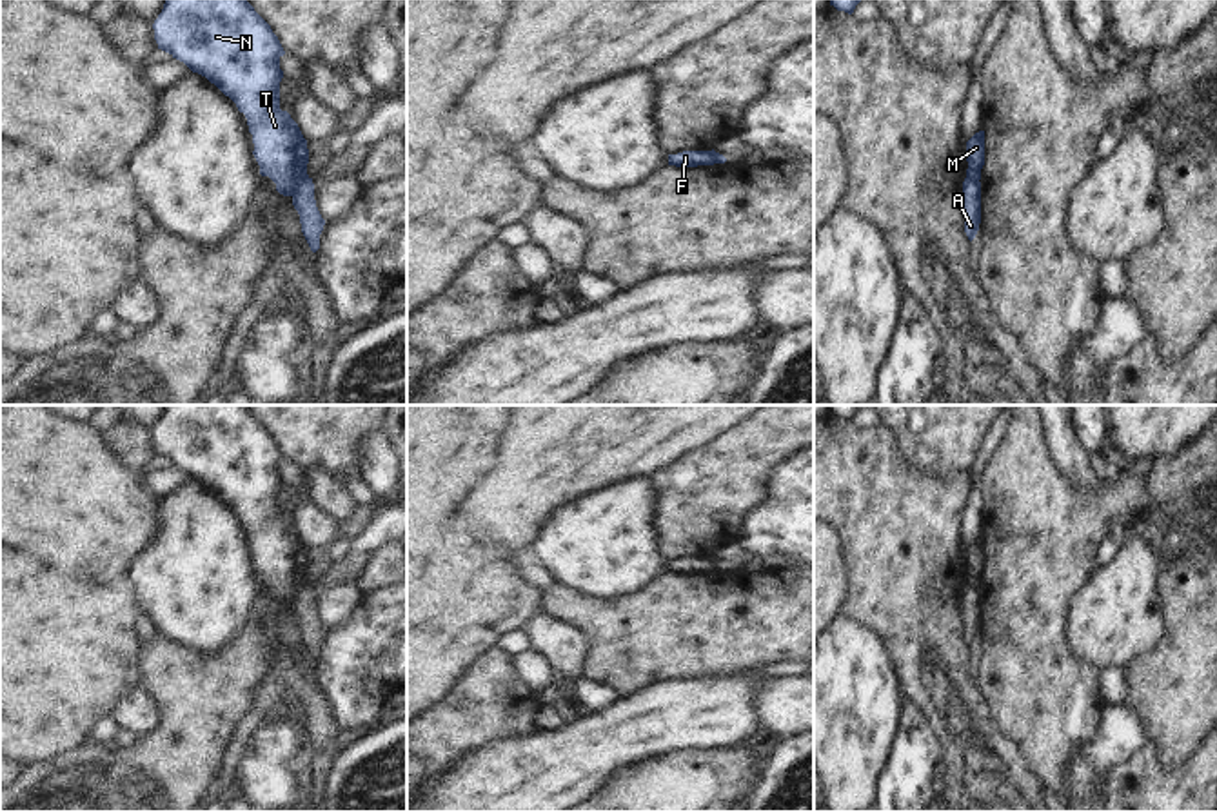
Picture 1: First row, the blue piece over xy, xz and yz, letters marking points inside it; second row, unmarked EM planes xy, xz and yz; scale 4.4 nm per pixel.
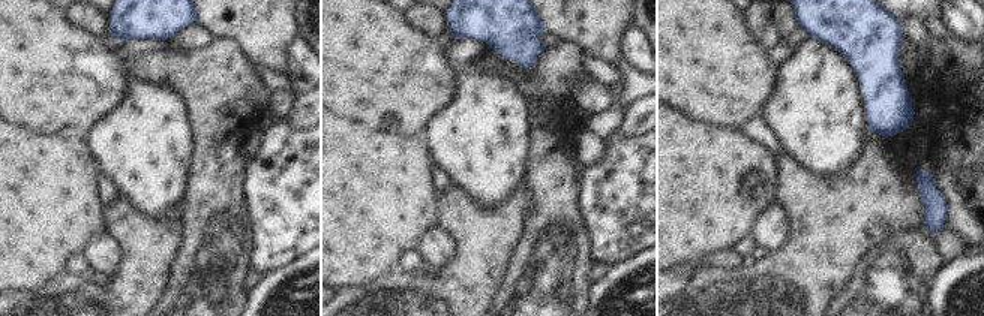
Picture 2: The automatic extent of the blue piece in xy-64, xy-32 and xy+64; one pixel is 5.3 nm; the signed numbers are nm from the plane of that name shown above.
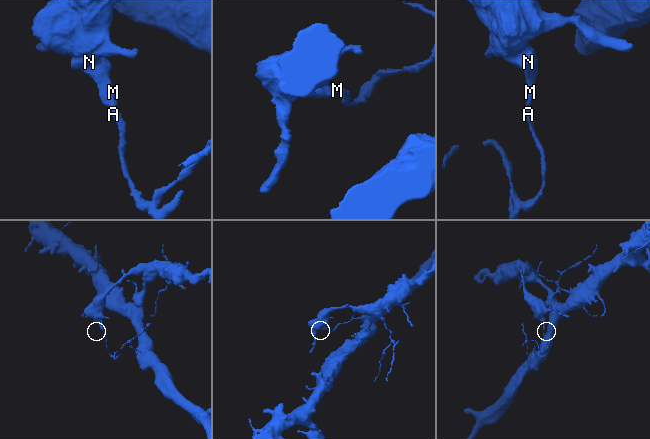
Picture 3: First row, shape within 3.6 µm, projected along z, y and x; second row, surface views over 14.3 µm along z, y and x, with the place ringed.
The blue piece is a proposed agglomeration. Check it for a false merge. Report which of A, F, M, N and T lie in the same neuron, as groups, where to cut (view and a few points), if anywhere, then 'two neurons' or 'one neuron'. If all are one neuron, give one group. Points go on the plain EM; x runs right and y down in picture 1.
A / F M N T; cut in xy along (307, 584), (291, 602); two neurons

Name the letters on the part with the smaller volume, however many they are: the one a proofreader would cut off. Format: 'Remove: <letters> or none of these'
Remove: A.

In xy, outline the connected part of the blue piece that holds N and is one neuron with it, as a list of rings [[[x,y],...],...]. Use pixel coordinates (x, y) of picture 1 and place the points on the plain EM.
[[[165,405],[153,436],[158,456],[205,483],[236,510],[247,525],[260,581],[269,583],[280,601],[292,603],[309,585],[309,556],[298,530],[280,516],[280,465],[285,458],[271,432],[245,405]]]

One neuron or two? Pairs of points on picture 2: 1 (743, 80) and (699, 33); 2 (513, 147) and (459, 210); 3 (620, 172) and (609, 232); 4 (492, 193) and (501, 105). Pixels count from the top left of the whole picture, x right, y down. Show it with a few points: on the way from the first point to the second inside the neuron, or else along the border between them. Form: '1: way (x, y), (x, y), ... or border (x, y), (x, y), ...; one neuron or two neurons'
1: way (731, 68), (708, 45); one neuron
2: border (450, 180), (489, 208), (498, 208), (506, 204); two neurons
3: way (620, 187), (620, 205), (615, 210), (615, 217); one neuron
4: way (492, 171), (492, 128); one neuron

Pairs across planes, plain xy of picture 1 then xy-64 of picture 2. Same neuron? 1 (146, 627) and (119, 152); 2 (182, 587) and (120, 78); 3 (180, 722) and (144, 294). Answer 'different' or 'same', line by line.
1: different
2: different
3: same

